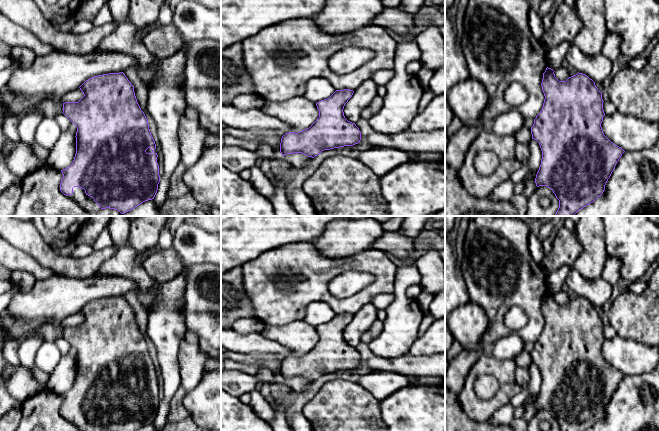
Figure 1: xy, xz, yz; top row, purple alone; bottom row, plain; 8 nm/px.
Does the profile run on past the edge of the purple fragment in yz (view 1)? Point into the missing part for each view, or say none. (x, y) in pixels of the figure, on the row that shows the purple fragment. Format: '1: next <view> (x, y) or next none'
1: next none

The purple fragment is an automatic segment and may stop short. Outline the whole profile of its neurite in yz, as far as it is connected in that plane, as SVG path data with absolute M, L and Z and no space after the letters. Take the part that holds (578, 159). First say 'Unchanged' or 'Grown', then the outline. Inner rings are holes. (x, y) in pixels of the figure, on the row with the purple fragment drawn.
Unchanged. M547 67L543 73L541 86L545 99L531 127L532 139L539 143L542 151L535 183L537 187L550 188L559 200L559 208L554 216L574 216L603 194L608 179L625 151L603 133L604 101L595 82L579 72L566 81L559 81L554 72Z

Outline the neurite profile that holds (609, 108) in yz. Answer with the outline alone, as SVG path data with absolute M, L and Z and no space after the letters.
M607 100L603 102L603 110L605 115L611 115L616 111L616 107L610 100Z

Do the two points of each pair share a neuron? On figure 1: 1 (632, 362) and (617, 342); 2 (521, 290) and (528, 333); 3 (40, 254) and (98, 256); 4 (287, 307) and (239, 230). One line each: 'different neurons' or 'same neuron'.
1: same neuron
2: same neuron
3: same neuron
4: different neurons

